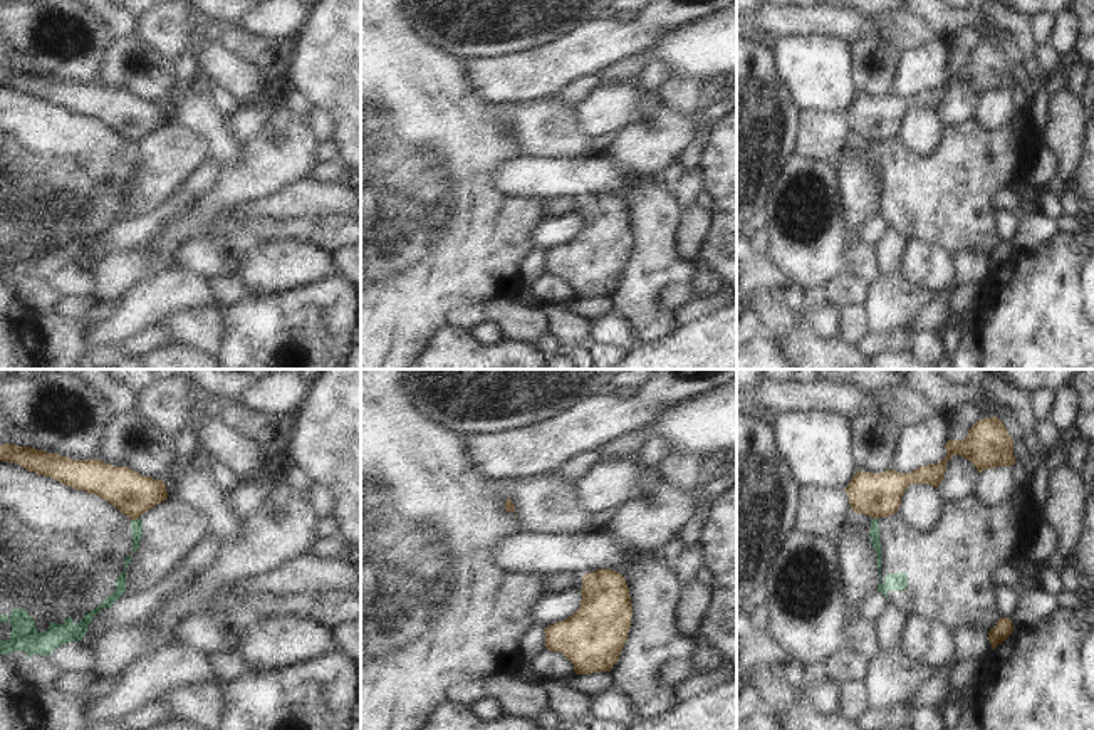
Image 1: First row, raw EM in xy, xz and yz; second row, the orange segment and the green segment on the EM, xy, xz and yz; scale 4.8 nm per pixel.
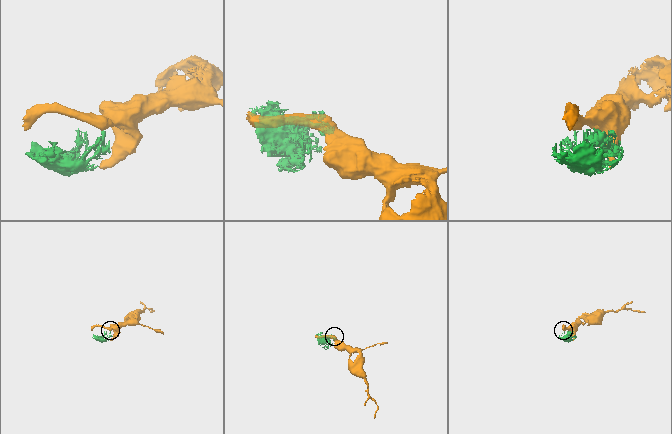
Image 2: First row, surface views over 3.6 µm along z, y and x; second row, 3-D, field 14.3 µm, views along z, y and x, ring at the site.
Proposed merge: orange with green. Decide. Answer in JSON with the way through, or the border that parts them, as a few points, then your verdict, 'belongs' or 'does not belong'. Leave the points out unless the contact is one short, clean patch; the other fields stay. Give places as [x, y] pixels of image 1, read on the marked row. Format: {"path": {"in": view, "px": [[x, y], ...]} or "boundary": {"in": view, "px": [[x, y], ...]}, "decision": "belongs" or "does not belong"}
{"boundary": {"in": "xy", "px": [[138, 517], [131, 521]]}, "decision": "does not belong"}

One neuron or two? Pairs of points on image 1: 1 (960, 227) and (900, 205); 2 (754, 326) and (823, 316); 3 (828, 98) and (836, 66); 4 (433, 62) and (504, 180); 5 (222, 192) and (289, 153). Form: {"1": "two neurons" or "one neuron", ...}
{"1": "one neuron", "2": "two neurons", "3": "one neuron", "4": "two neurons", "5": "one neuron"}

